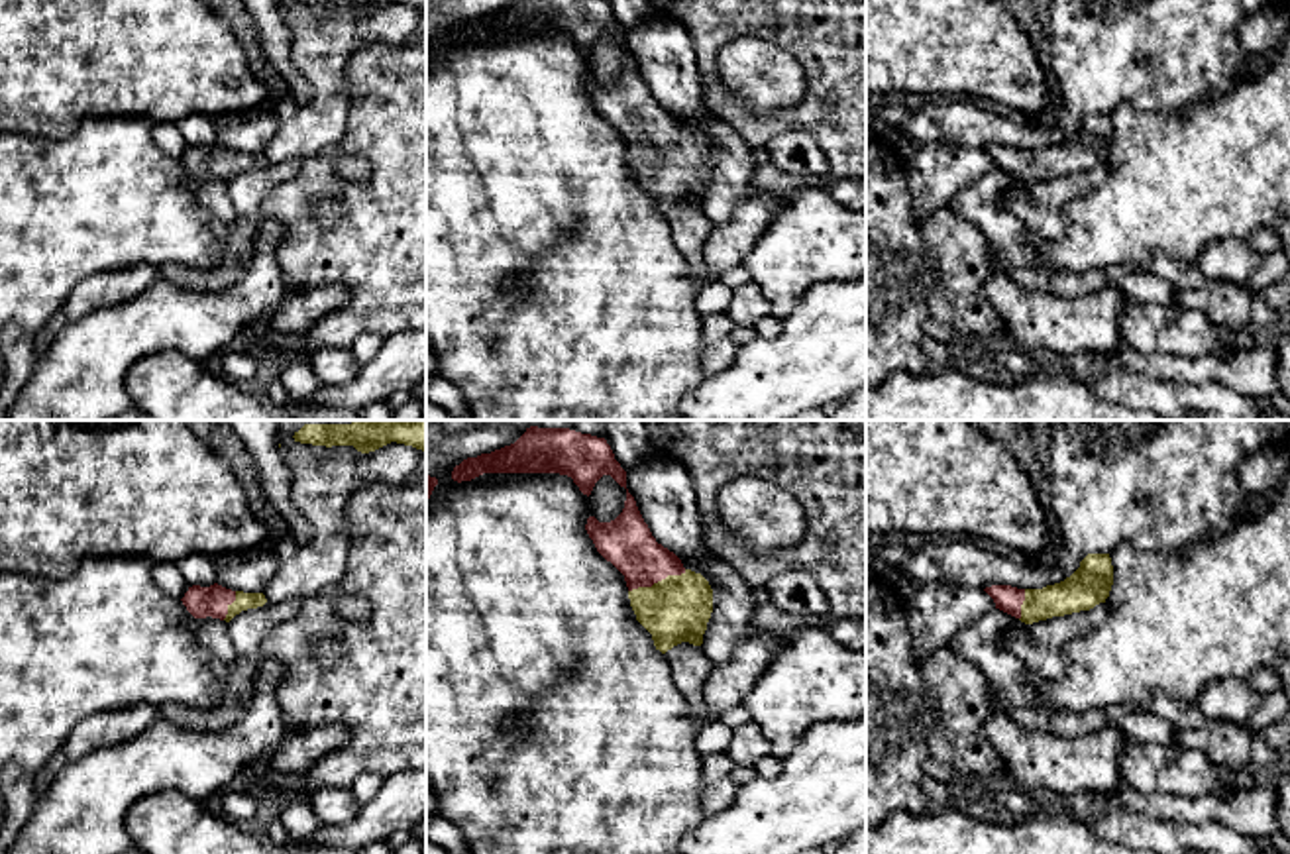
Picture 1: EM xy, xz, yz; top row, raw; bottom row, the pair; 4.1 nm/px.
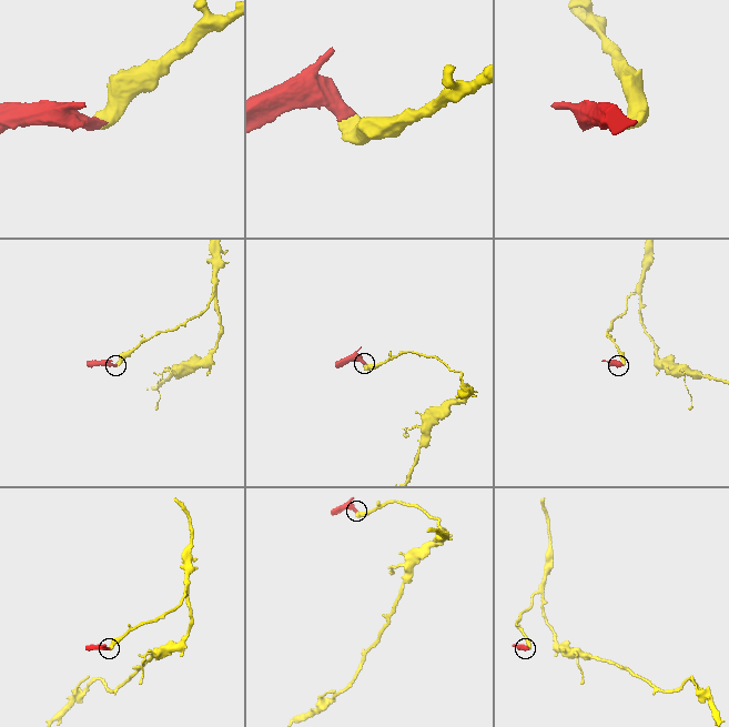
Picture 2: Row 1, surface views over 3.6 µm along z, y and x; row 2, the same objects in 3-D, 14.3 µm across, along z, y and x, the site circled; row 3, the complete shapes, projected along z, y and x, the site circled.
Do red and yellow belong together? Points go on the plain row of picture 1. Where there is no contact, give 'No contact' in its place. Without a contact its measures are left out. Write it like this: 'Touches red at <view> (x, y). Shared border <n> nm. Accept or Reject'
Touches red at xz (656, 142). Shared border 260 nm. Accept

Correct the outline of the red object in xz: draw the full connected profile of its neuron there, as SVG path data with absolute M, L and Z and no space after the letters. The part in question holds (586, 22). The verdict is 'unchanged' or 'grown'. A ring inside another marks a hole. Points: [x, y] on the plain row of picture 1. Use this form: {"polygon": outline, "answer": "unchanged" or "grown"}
{"polygon": "M516 0L511 6L467 18L454 27L452 39L471 41L483 33L560 33L591 55L603 35L626 49L626 31L607 0Z", "answer": "unchanged"}

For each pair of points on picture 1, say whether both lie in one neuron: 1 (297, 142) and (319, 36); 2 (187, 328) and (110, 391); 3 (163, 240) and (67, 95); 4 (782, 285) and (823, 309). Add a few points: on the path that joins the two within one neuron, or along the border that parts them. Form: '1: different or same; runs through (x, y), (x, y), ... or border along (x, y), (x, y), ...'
1: same; runs through (322, 116), (322, 61)
2: same; runs through (161, 328), (150, 328), (112, 366)
3: different; border along (130, 114), (93, 116), (63, 138), (42, 138)
4: different; border along (845, 275), (815, 281), (782, 320)

